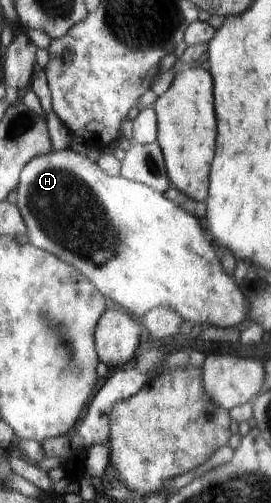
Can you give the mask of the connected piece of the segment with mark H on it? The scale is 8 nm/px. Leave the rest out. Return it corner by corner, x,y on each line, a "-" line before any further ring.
65,148
57,150
56,152
49,152
45,155
37,156
23,169
20,173
20,181
16,187
18,201
16,205
20,208
20,213
23,215
26,226
28,227
27,239
31,245
36,246
37,249
45,250
52,253
54,256
61,258
68,262
77,271
81,272
105,297
111,299
121,305
127,312
133,313
139,318
144,316
150,309
158,305
171,305
173,309
177,309
177,313
181,313
187,321
196,323
196,325
215,325
221,329
227,327
235,327
245,319
247,313
246,297
243,297
241,289
237,287
237,283
221,269
221,263
213,251
213,245
205,239
205,233
199,225
199,221
193,215
187,215
183,208
177,207
171,200
157,195
157,191
151,186
145,185
141,182
124,178
123,176
110,176
105,173
97,163
90,161
85,155
79,152
74,152
72,148

